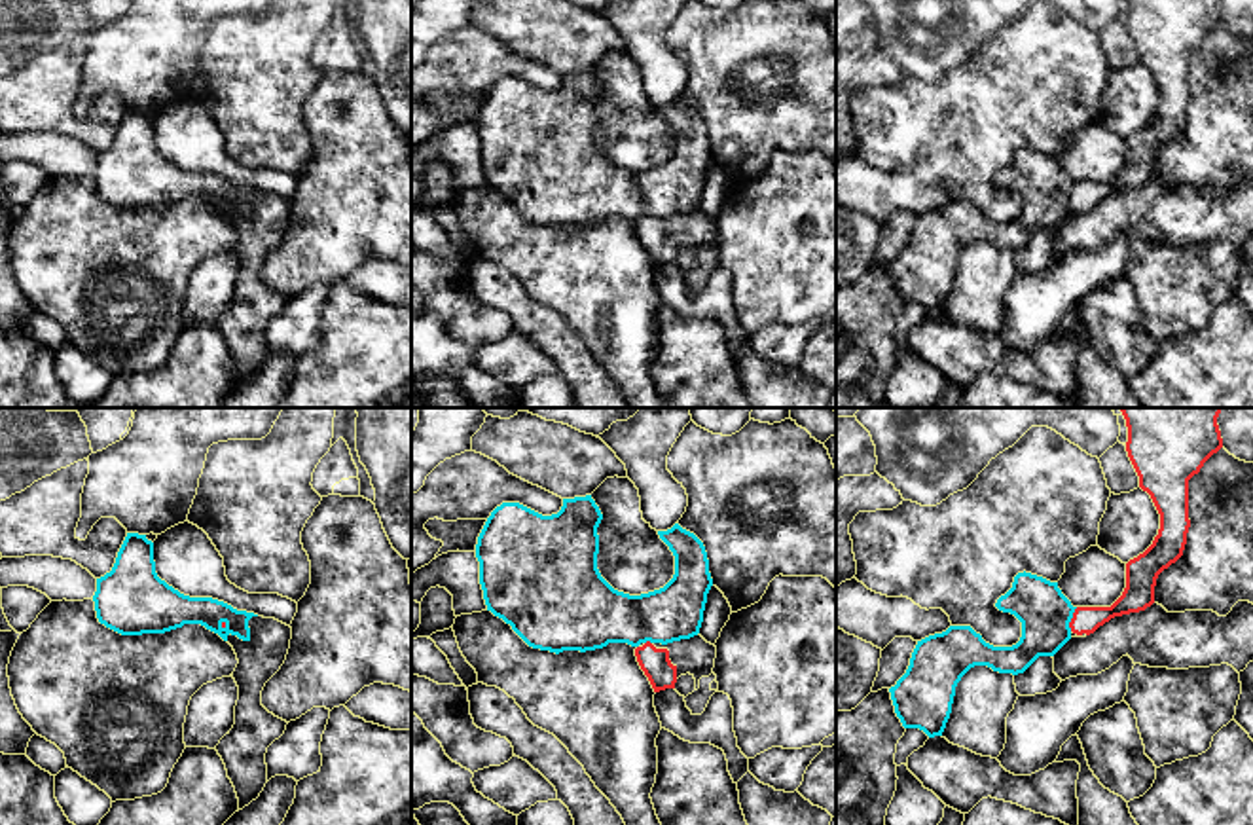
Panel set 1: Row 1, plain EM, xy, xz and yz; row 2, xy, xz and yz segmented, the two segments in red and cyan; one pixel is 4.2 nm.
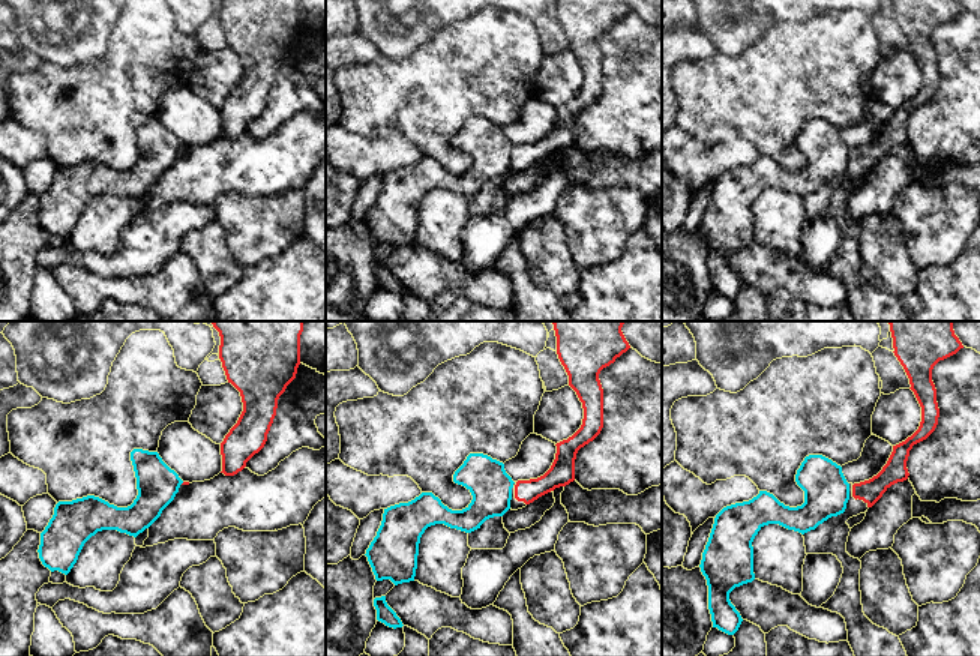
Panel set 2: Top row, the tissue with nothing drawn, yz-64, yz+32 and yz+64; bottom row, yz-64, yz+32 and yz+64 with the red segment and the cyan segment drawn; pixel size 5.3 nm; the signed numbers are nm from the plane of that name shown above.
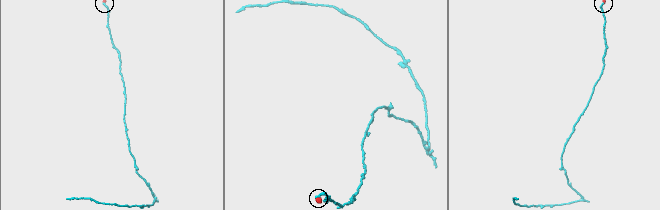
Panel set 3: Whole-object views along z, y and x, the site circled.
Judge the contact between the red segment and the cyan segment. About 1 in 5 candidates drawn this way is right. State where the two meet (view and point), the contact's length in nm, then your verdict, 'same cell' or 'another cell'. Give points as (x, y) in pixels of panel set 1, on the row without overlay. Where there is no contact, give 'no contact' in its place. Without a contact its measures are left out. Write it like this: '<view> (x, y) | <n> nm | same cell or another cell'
yz (1071, 194) | 110 nm | another cell

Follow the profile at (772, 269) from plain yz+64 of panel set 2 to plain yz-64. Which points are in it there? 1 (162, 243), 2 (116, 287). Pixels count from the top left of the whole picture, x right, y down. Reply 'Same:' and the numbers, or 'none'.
Same: 2

